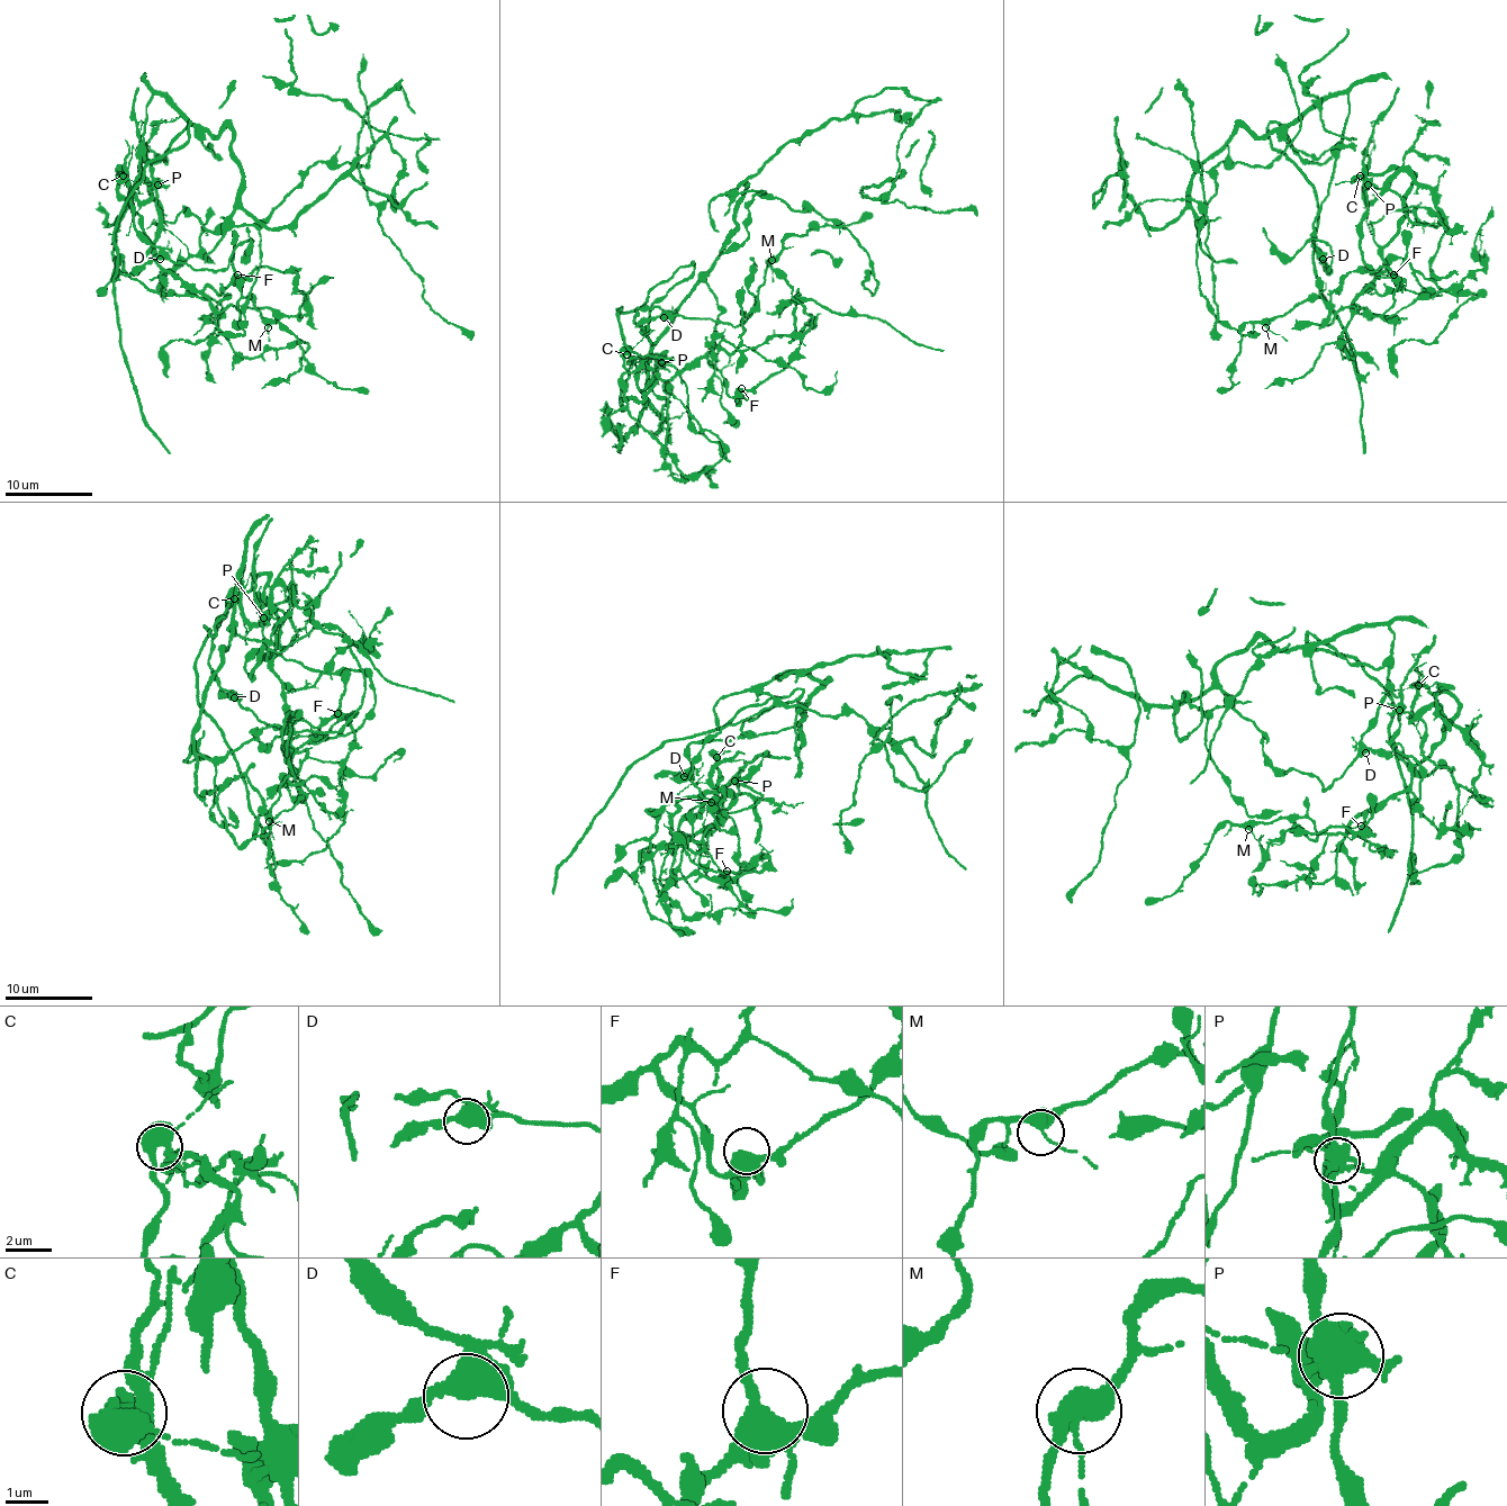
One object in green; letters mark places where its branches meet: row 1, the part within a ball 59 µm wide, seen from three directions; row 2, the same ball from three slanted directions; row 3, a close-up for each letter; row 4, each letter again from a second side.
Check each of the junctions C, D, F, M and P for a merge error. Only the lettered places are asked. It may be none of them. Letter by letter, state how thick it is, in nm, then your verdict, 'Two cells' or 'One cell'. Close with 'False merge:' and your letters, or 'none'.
C: Thickness 480 nm. One cell
D: Thickness 420 nm. One cell
F: Thickness 380 nm. One cell
M: Thickness 400 nm. One cell
P: Thickness 500 nm. Two cells
False merge: P

